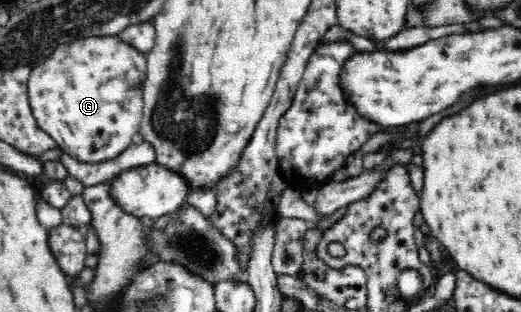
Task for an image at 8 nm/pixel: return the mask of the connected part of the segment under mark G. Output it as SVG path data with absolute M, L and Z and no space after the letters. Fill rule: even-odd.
M92 36L60 45L29 76L28 98L32 114L40 129L56 140L63 153L82 162L110 160L138 140L144 108L141 86L146 69L145 55L115 36Z

